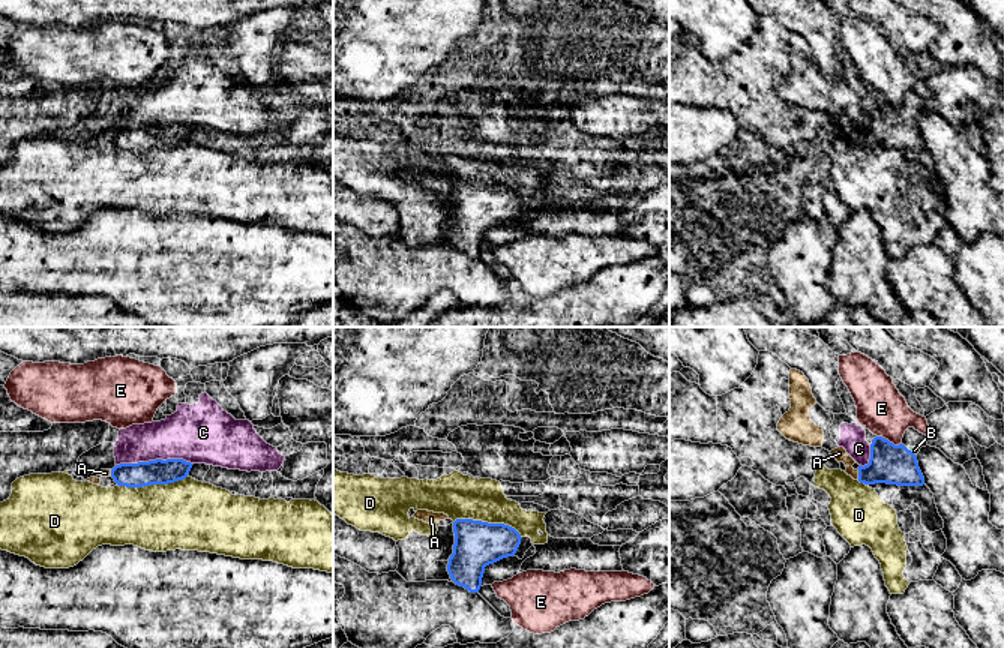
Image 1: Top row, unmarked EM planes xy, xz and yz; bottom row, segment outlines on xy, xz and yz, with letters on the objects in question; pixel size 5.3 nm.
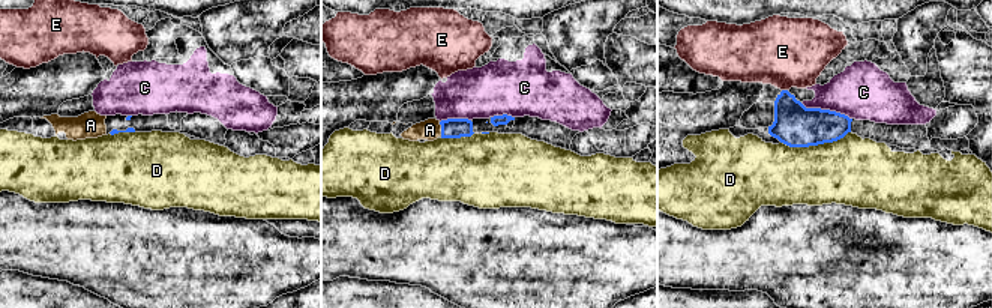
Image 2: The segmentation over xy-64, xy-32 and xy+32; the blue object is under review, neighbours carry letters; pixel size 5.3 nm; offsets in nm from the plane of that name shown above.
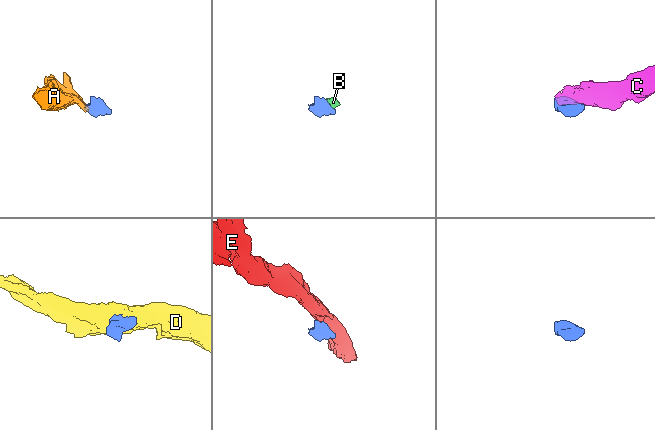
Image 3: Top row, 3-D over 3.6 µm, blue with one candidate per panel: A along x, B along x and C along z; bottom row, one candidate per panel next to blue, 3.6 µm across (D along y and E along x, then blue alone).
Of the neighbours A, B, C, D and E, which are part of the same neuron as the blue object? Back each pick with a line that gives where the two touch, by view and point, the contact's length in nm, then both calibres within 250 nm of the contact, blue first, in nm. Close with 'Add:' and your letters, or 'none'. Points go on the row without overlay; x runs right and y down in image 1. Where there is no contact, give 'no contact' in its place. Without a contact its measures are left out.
B: yz (910, 114) | 70 nm | 220/40 nm
Add: B

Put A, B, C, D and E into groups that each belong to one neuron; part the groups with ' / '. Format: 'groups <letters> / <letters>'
groups A C / B / D / E

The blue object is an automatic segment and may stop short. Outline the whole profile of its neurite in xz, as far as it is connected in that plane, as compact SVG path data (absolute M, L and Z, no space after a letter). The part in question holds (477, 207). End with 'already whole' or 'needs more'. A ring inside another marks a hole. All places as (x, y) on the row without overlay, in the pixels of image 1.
M456 183L453 196L455 208L447 236L456 249L464 250L470 256L479 256L485 231L513 220L522 202L509 189L473 183Z; already whole

